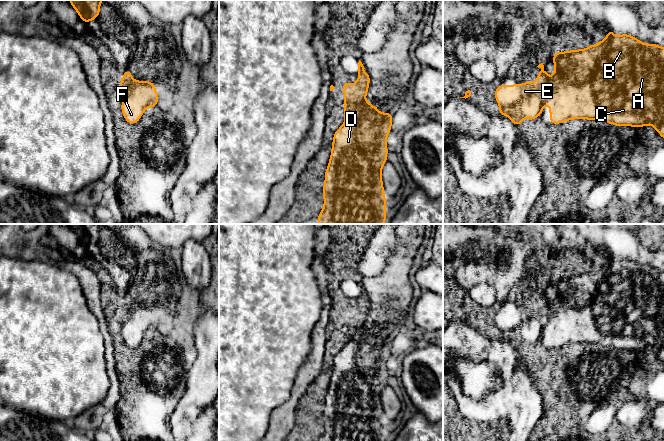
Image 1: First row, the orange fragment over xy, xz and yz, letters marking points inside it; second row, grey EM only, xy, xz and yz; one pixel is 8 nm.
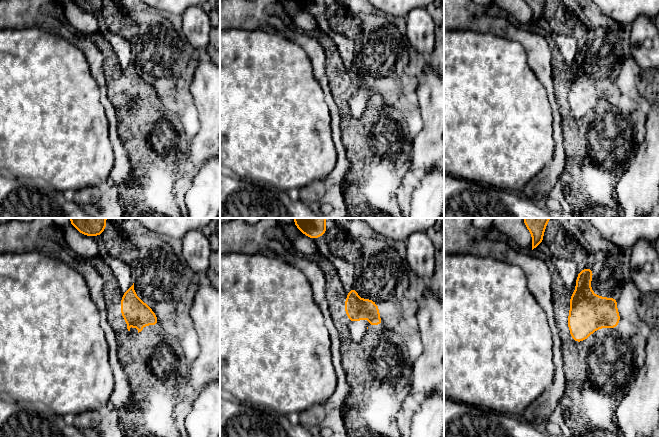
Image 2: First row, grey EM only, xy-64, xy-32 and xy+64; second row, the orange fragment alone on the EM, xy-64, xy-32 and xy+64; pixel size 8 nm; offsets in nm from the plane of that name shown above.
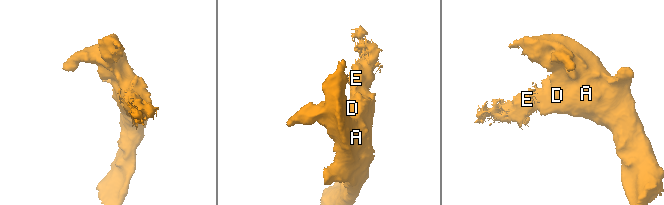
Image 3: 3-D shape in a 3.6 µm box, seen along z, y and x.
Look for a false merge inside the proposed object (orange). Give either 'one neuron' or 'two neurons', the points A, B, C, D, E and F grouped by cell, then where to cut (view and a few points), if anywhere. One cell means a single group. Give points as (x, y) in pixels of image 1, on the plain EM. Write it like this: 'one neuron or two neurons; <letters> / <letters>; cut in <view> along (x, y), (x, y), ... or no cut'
two neurons; A B C D F / E; cut in xz along (363, 324), (346, 342)

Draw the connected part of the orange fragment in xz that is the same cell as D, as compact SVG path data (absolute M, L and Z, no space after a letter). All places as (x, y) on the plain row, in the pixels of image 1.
M363 325L334 357L323 410L324 432L318 441L386 441L381 394L387 385L386 363L392 341L392 337L379 337L376 331Z

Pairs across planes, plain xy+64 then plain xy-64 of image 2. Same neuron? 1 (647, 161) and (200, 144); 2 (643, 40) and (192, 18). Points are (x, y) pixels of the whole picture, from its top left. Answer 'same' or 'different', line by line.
1: same
2: same

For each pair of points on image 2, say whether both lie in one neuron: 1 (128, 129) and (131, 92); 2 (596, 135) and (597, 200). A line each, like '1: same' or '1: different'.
1: same
2: same

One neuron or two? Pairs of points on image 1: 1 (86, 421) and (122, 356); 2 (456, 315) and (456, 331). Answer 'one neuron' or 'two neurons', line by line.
1: two neurons
2: two neurons

